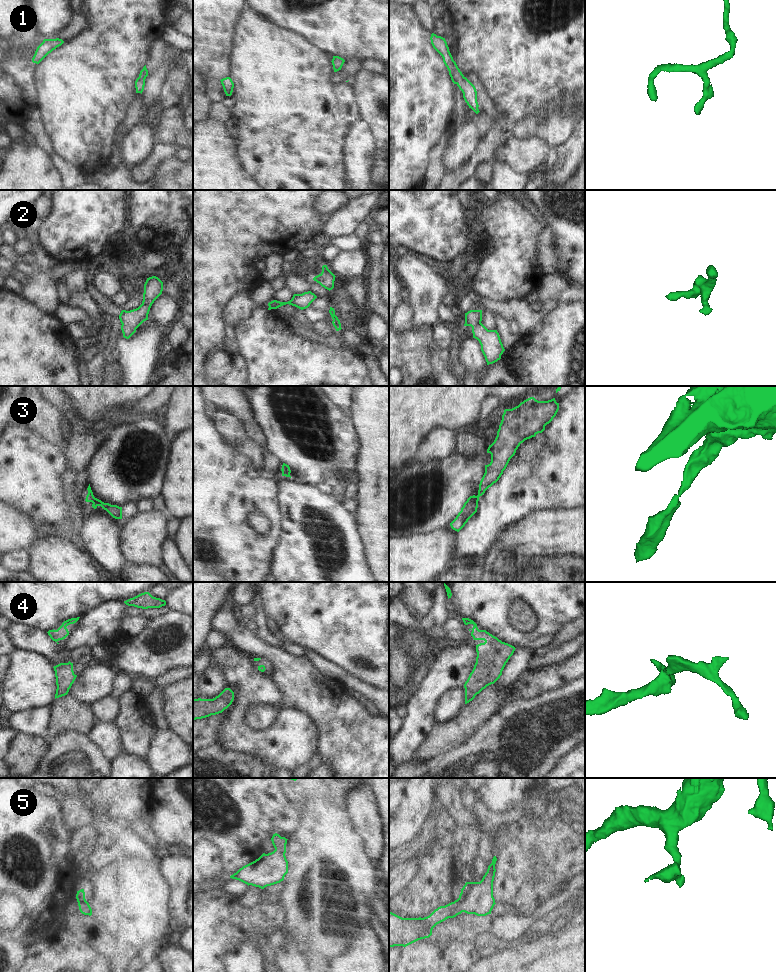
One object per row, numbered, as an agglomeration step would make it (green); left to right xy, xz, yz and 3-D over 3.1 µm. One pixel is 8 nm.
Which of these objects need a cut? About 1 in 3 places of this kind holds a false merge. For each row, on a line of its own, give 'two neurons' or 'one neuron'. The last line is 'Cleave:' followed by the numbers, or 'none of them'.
1: one neuron
2: one neuron
3: one neuron
4: one neuron
5: one neuron
Cleave: none of them

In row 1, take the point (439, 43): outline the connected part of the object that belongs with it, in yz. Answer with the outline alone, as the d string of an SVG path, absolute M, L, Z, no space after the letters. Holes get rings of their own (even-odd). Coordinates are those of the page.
M432 33L430 40L433 48L442 56L443 62L449 71L449 75L451 77L452 82L456 84L462 91L463 98L469 108L471 108L476 114L478 114L480 111L478 109L479 105L477 102L476 88L462 74L456 62L453 60L445 38Z

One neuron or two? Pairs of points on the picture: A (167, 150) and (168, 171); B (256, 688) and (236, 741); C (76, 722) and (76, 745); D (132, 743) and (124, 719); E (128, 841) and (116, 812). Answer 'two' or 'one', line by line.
A: two
B: one
C: two
D: one
E: two

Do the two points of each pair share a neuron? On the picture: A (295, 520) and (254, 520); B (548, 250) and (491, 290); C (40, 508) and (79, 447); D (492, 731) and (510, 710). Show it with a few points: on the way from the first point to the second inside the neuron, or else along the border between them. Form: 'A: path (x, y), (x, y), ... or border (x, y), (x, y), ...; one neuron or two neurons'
A: border (280, 497), (283, 533), (278, 543); two neurons
B: border (541, 233), (539, 262), (546, 275); two neurons
C: border (64, 449), (68, 468), (72, 474); two neurons
D: path (497, 726), (507, 715); one neuron

